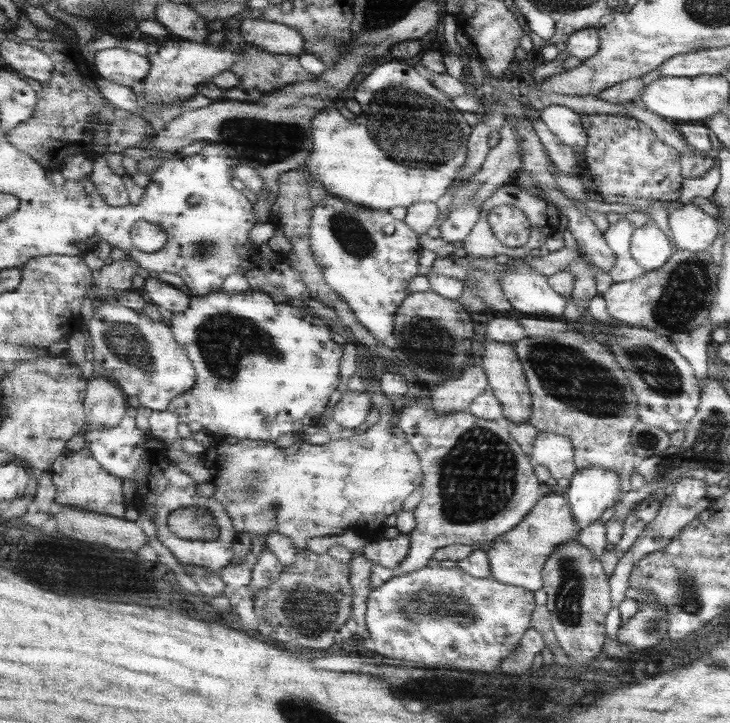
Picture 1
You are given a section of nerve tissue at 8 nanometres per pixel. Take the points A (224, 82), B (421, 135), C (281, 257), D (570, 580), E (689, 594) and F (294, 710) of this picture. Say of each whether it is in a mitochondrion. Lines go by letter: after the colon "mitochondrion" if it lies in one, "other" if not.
A: other
B: mitochondrion
C: other
D: mitochondrion
E: mitochondrion
F: mitochondrion

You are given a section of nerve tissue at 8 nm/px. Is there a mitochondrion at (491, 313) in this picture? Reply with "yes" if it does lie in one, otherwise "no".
no

